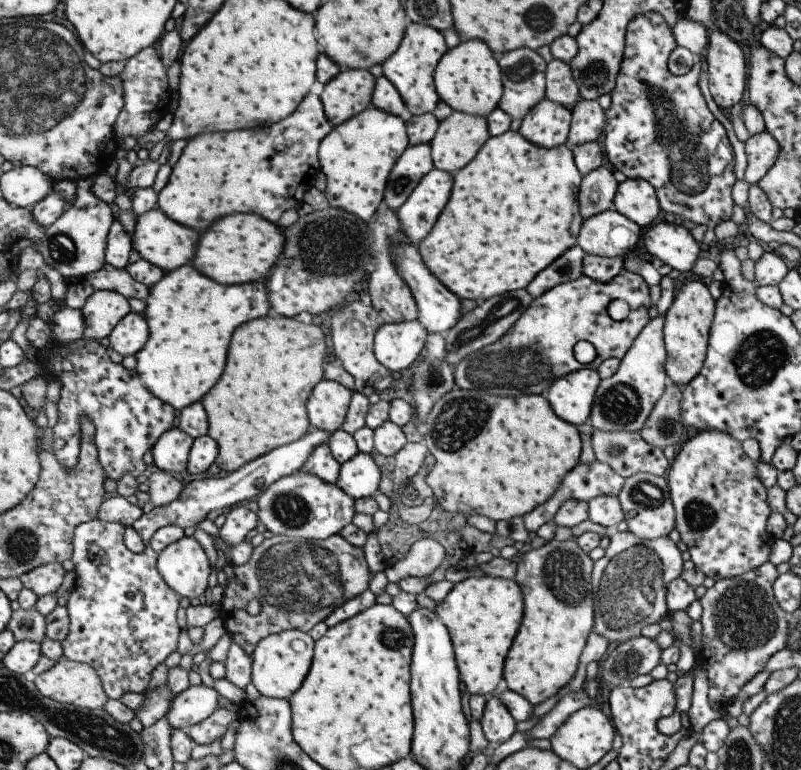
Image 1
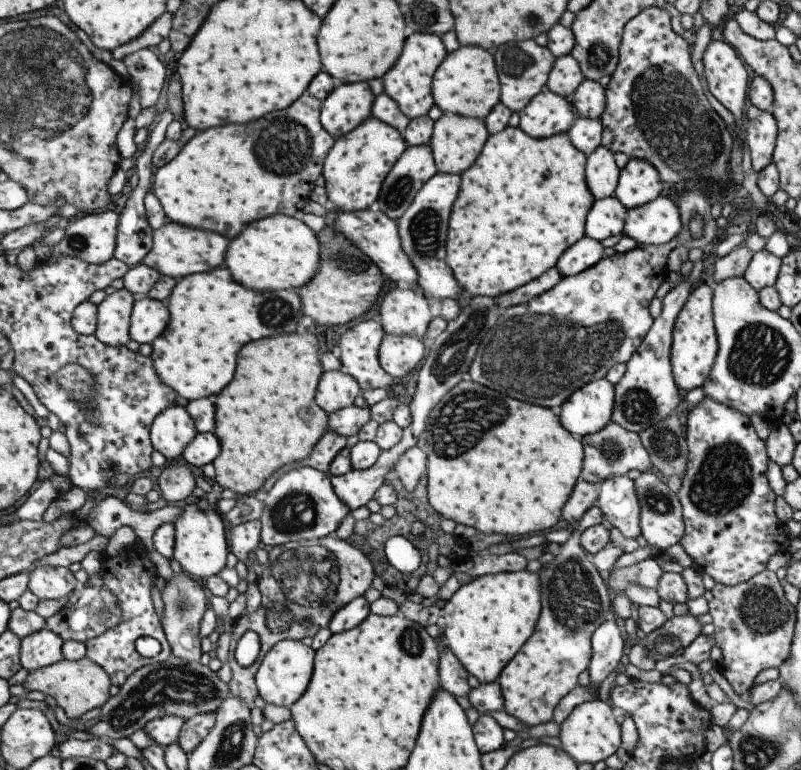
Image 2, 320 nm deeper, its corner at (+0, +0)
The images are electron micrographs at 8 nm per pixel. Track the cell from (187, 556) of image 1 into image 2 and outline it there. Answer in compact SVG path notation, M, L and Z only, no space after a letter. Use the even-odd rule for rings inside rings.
M193 500L182 510L181 516L174 522L176 526L175 560L181 570L193 578L208 579L219 574L227 566L227 554L231 551L229 527L225 526L223 516L213 507L201 510Z

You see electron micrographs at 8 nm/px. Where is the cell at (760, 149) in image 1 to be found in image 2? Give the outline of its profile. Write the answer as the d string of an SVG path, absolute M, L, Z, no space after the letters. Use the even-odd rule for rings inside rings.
M747 106L747 125L741 134L748 148L748 160L753 173L758 173L772 161L776 139L776 122L770 112Z

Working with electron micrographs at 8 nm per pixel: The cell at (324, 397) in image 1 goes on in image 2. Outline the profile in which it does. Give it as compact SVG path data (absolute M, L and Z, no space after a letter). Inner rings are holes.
M343 370L322 371L316 386L314 401L328 415L353 405L355 397L359 394L359 385Z

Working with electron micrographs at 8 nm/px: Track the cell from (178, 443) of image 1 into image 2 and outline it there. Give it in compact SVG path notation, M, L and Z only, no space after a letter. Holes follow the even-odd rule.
M173 405L157 416L152 426L151 440L168 462L181 460L185 448L198 435L196 420L188 407Z

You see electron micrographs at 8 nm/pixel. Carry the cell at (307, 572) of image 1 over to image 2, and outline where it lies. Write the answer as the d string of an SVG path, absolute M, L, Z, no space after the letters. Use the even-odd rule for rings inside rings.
M327 535L318 539L301 539L279 546L267 548L268 559L263 565L256 583L261 596L261 604L250 615L243 614L234 622L234 643L244 632L258 634L259 654L253 664L243 668L232 657L229 661L232 670L230 686L232 696L241 699L249 708L254 707L253 700L258 692L254 683L254 674L265 654L276 642L283 639L296 641L305 636L315 636L319 628L326 628L330 616L354 598L363 597L371 586L374 568L370 560L347 542Z

